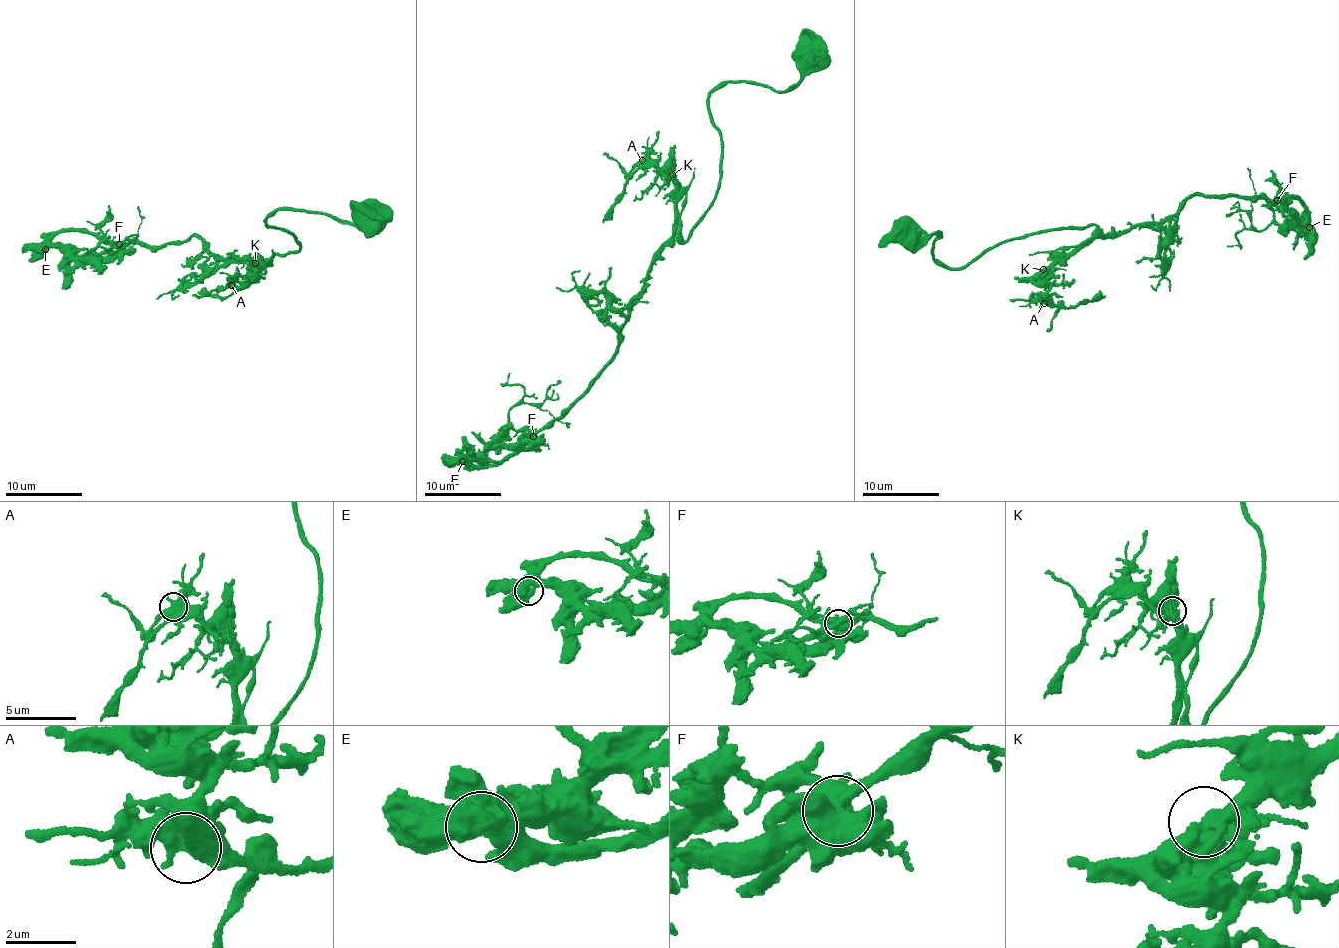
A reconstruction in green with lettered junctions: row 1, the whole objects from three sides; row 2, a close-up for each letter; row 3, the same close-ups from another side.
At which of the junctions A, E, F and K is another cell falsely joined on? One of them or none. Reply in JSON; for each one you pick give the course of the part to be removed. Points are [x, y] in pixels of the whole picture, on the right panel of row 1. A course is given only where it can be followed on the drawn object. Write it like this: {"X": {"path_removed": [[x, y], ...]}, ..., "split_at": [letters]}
{"F": {"path_removed": [[1277, 200], [1271, 206], [1272, 219], [1267, 227], [1256, 230], [1249, 217], [1254, 196], [1248, 168]]}, "split_at": ["F"]}

